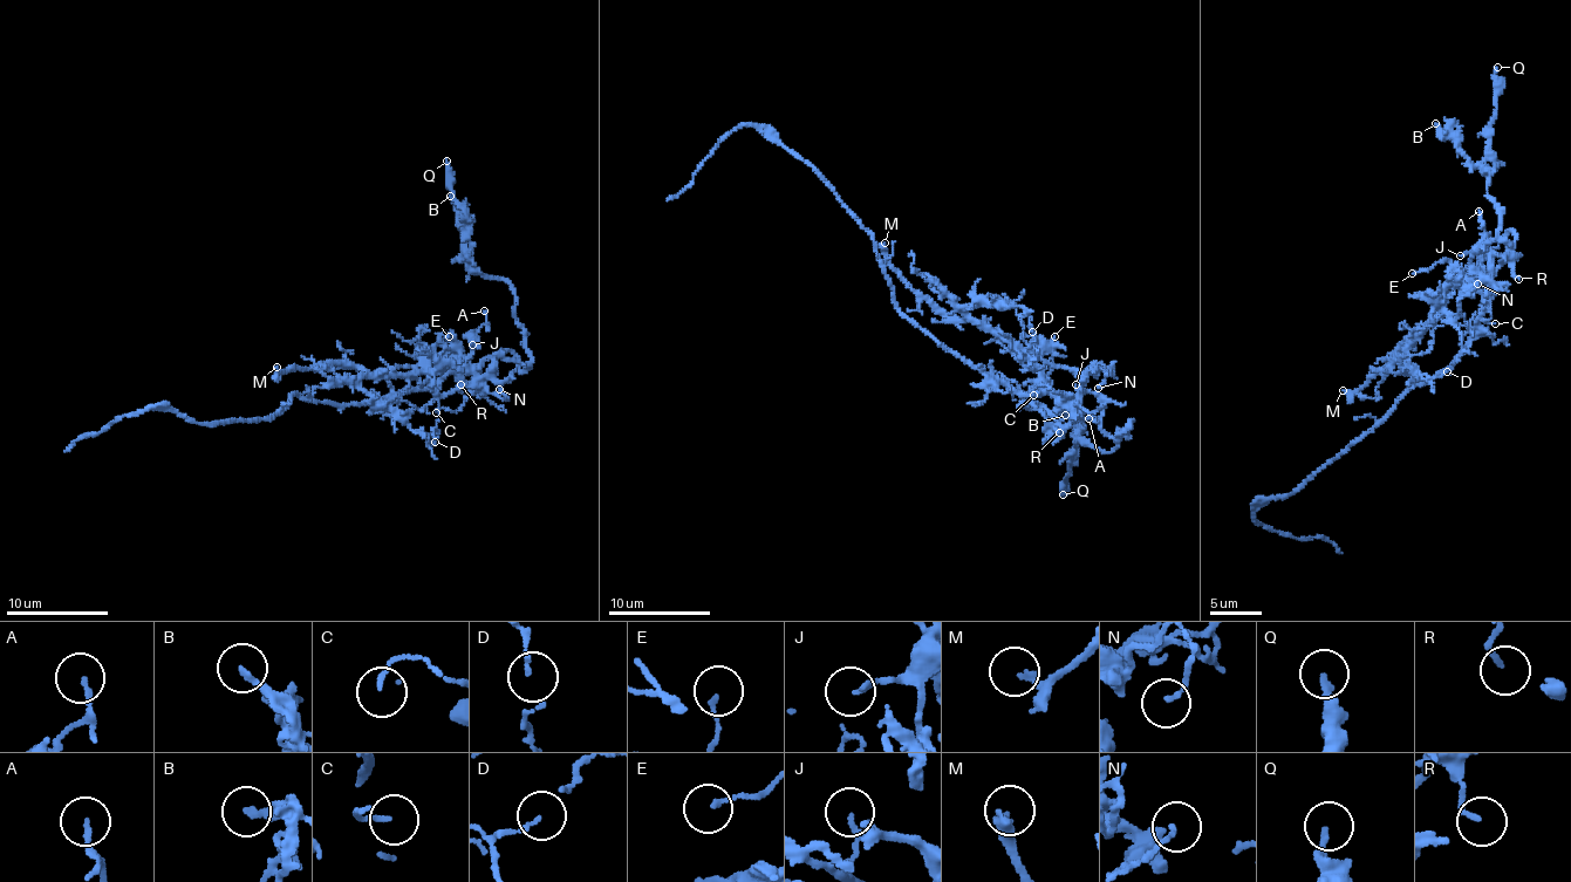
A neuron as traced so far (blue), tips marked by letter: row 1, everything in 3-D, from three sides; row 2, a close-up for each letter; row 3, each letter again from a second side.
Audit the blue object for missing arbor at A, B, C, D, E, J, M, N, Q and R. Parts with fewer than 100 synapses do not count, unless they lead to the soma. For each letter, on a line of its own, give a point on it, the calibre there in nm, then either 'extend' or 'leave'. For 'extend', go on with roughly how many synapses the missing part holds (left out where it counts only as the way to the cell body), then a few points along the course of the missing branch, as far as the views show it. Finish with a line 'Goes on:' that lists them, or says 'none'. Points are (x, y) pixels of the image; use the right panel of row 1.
A: place (1479, 211); calibre 150 nm; leave
B: place (1435, 123); calibre 180 nm; leave
C: place (1495, 323); calibre 120 nm; leave
D: place (1447, 371); calibre 70 nm; leave
E: place (1412, 273); calibre 140 nm; leave
J: place (1460, 255); calibre 180 nm; leave
M: place (1343, 390); calibre 150 nm; leave
N: place (1477, 284); calibre 130 nm; leave
Q: place (1497, 67); calibre 200 nm; leave
R: place (1518, 279); calibre 150 nm; leave
Goes on: none

